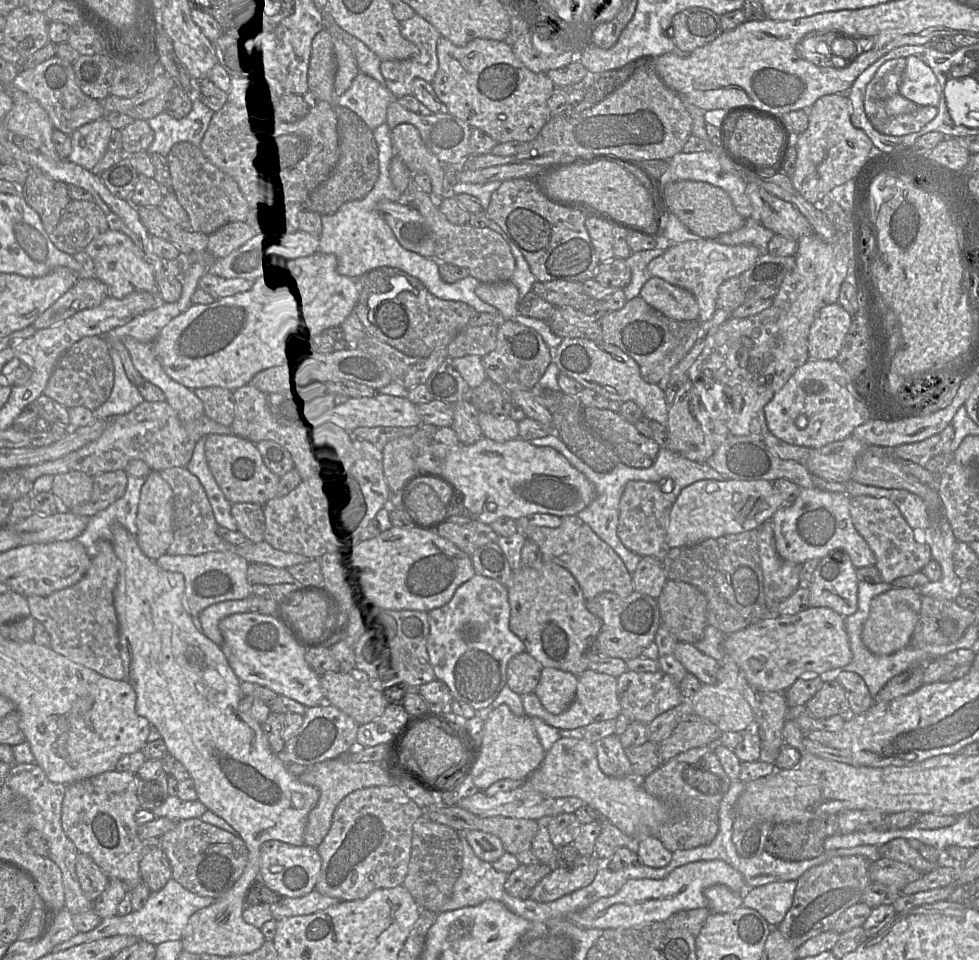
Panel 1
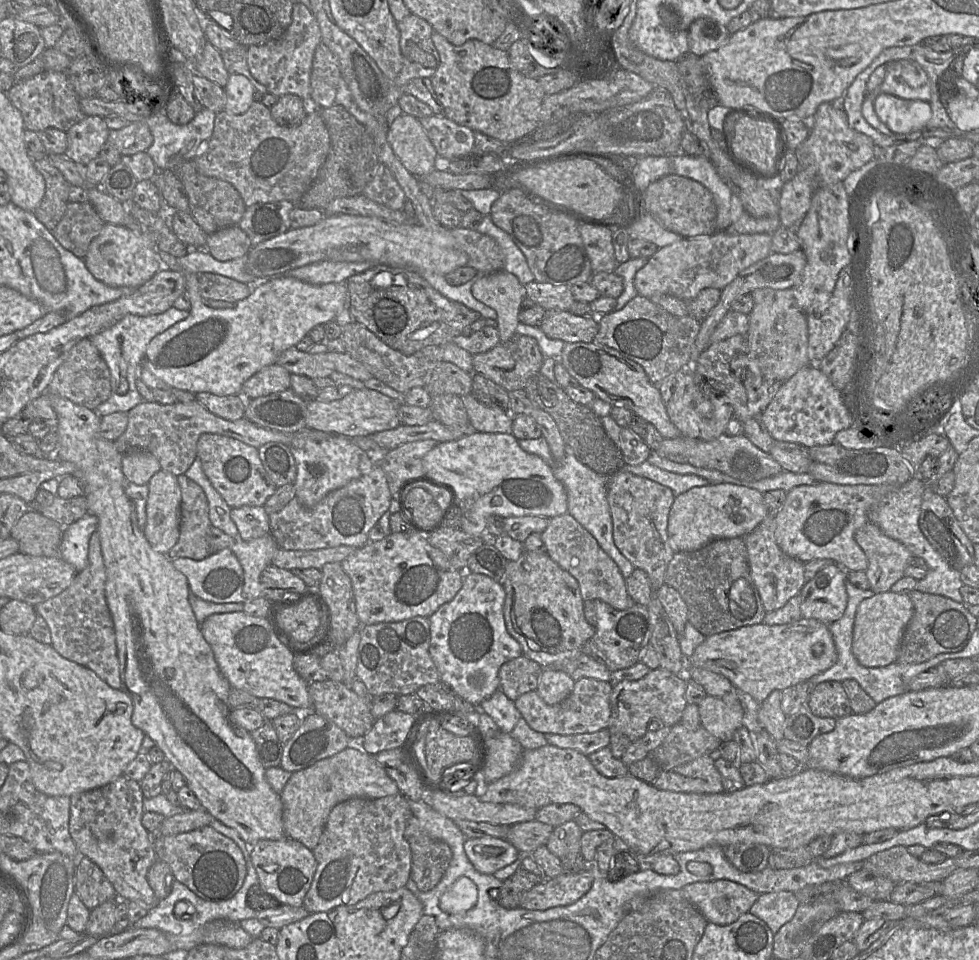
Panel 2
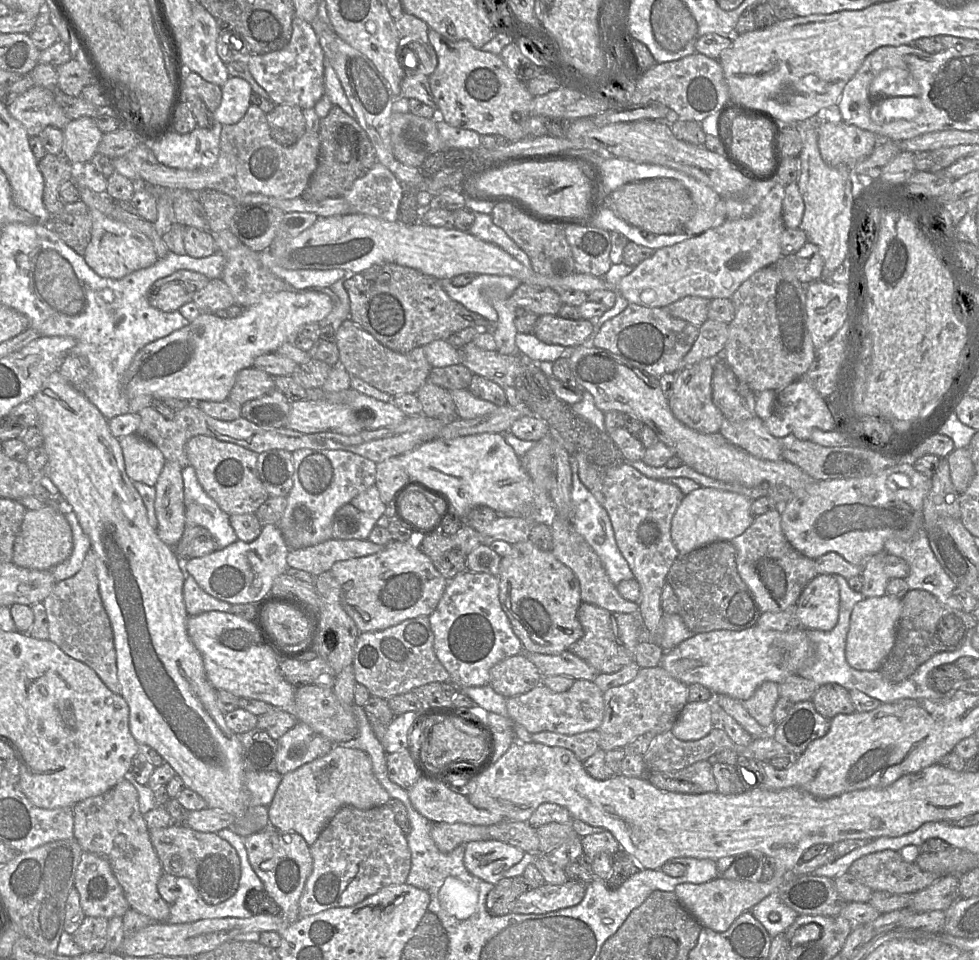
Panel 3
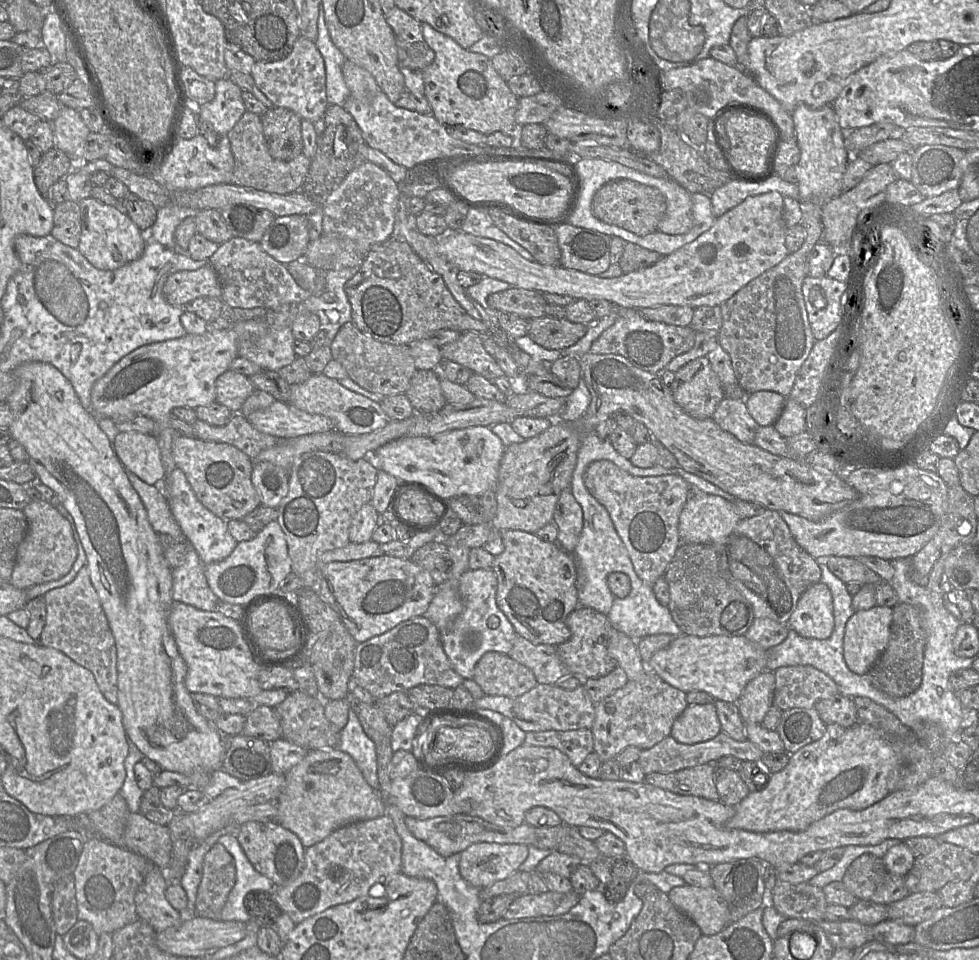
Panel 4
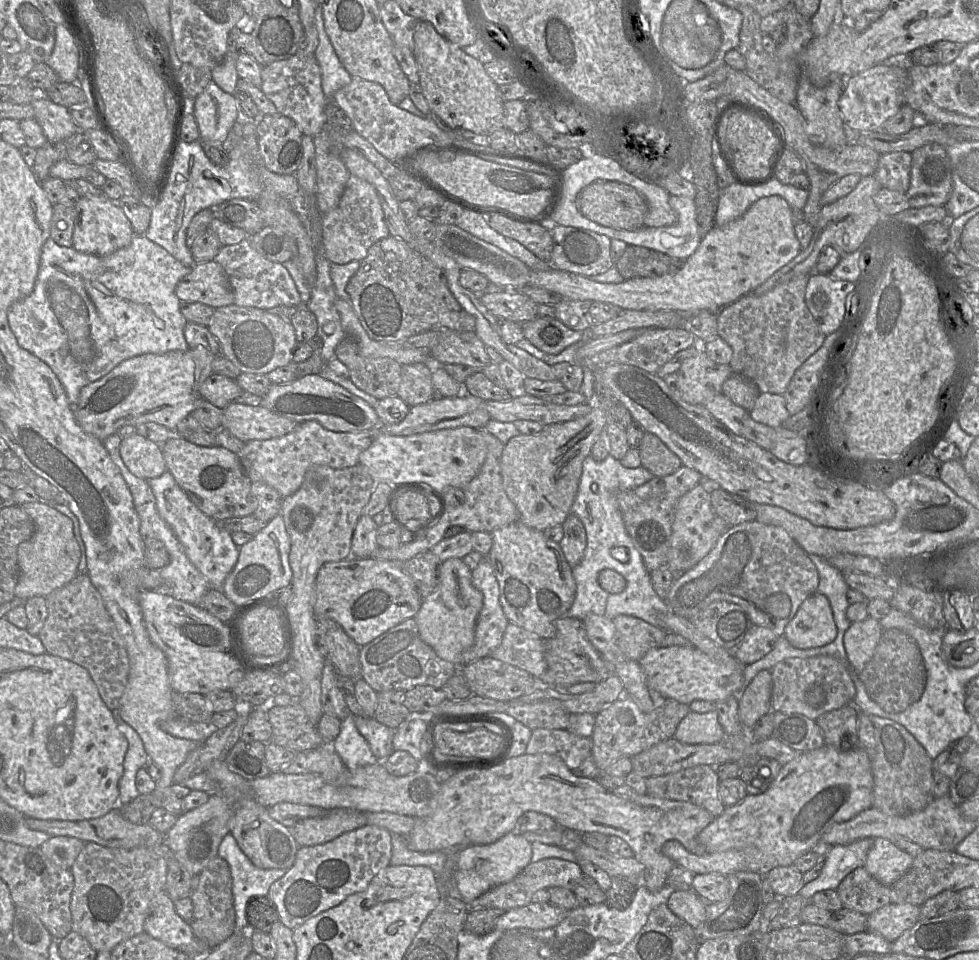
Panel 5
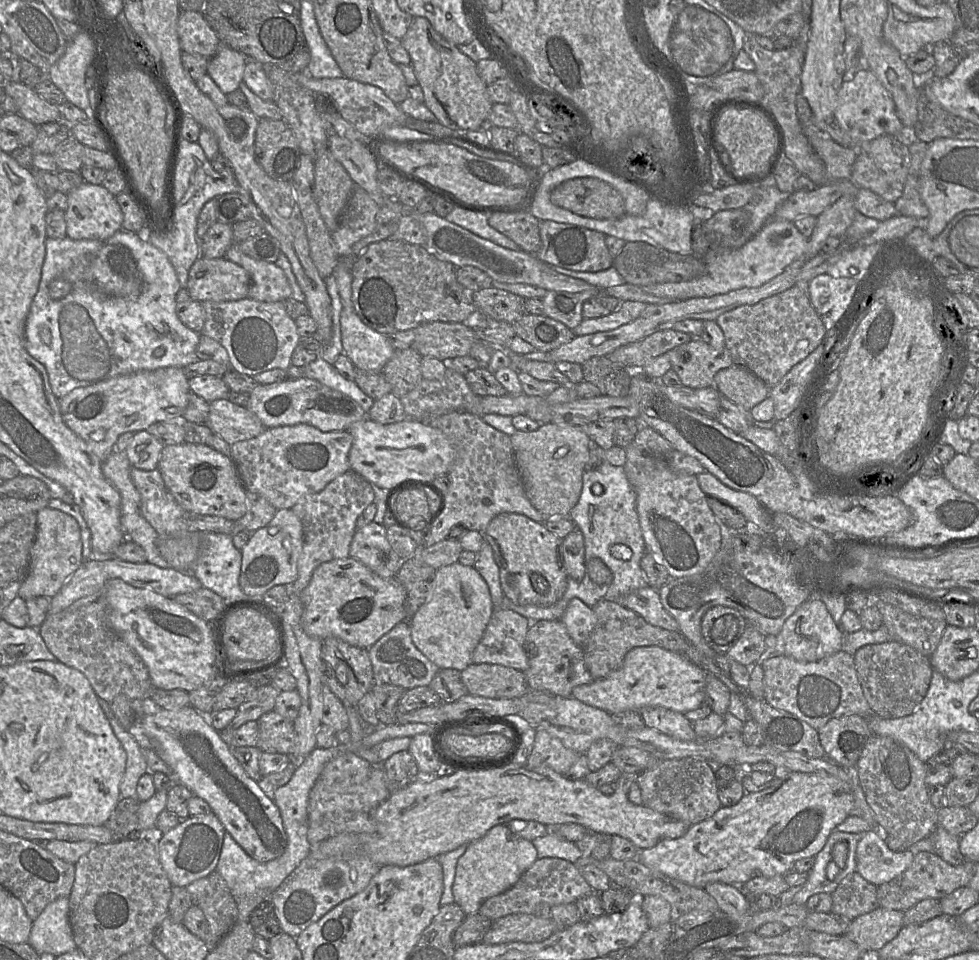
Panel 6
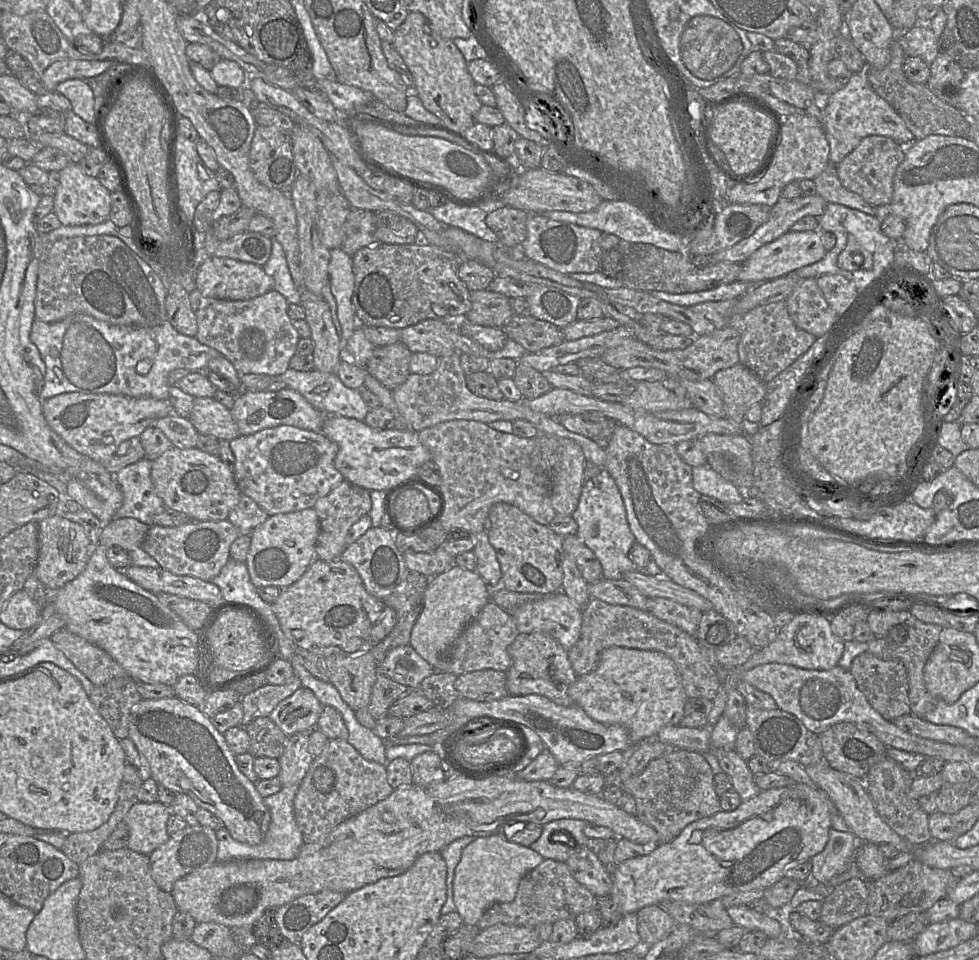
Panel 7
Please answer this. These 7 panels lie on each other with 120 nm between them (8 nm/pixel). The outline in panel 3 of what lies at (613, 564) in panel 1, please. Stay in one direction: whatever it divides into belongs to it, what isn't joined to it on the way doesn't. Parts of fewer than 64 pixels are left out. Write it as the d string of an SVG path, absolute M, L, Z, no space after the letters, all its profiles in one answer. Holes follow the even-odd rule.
M554 513L550 521L552 532L551 552L564 565L569 567L578 578L580 598L583 602L591 603L610 611L633 613L639 610L637 602L624 599L617 591L616 585L610 580L606 570L592 547L574 528L573 523Z

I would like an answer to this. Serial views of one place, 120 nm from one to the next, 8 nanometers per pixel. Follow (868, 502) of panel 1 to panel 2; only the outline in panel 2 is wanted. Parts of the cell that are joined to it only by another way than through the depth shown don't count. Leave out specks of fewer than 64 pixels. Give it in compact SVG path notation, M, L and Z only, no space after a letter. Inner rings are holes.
M870 521L858 529L854 537L868 558L866 575L870 582L870 589L875 594L890 591L892 585L904 577L905 569L914 556L901 542L886 536Z

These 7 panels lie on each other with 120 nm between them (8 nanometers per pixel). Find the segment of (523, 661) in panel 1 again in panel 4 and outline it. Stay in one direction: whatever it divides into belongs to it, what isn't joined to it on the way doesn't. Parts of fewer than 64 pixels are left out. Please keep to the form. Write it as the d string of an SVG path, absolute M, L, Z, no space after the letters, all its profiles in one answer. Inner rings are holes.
M485 653L474 668L473 678L486 695L517 697L537 685L531 669L508 654Z

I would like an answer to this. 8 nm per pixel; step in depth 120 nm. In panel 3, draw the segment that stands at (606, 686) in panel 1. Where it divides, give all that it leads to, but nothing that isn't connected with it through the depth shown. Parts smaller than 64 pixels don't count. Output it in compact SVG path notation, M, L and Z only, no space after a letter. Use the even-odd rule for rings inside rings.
M575 680L564 692L554 692L540 683L527 693L507 698L508 717L524 726L531 734L550 731L574 735L598 730L604 717L604 692L589 680Z

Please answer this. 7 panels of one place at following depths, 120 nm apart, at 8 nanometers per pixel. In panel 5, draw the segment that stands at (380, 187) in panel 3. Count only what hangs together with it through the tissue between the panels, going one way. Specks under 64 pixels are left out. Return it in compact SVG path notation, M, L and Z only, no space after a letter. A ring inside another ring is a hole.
M350 175L338 206L321 219L321 253L331 264L362 261L369 248L390 236L384 212L375 188L367 181Z

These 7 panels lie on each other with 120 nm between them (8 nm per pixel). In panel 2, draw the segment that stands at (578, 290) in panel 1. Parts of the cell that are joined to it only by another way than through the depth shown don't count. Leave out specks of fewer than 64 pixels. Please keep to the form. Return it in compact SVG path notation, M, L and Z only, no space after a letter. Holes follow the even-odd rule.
M534 280L524 287L526 297L542 306L546 311L552 309L569 311L575 302L570 290L571 286L541 283Z

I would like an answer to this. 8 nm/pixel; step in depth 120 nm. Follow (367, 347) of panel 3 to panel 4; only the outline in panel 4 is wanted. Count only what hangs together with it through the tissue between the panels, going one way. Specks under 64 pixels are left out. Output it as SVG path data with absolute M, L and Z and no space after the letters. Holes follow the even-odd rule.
M352 321L345 323L331 342L331 353L356 384L381 396L405 394L417 371L410 346L397 346L374 340L362 333Z

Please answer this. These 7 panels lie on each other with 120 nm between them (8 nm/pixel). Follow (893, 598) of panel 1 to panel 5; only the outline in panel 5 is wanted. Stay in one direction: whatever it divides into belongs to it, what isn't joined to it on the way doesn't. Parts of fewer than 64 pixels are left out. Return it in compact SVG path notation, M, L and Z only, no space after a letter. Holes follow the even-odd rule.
M871 617L851 623L845 632L843 641L847 659L858 673L873 656L882 633L880 621Z

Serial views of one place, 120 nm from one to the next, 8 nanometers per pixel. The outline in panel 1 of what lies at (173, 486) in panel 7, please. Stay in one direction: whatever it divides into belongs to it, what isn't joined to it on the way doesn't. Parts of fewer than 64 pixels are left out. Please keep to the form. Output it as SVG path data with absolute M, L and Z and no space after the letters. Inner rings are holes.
M208 434L205 439L205 456L218 486L232 504L264 505L276 497L280 477L267 468L252 441L234 434Z

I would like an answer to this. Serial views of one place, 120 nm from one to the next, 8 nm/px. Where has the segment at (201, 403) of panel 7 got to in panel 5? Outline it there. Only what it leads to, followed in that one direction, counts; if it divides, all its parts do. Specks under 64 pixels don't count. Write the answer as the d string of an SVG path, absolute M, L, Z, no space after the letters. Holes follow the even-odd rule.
M232 402L223 410L222 428L244 443L282 437L298 424L264 406Z

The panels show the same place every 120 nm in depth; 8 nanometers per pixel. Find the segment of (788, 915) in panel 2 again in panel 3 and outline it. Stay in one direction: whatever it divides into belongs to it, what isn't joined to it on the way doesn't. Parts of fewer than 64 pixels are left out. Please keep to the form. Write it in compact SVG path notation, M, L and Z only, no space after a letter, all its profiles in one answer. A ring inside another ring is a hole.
M777 892L771 893L754 905L751 912L768 931L771 939L784 933L799 916L781 901Z

